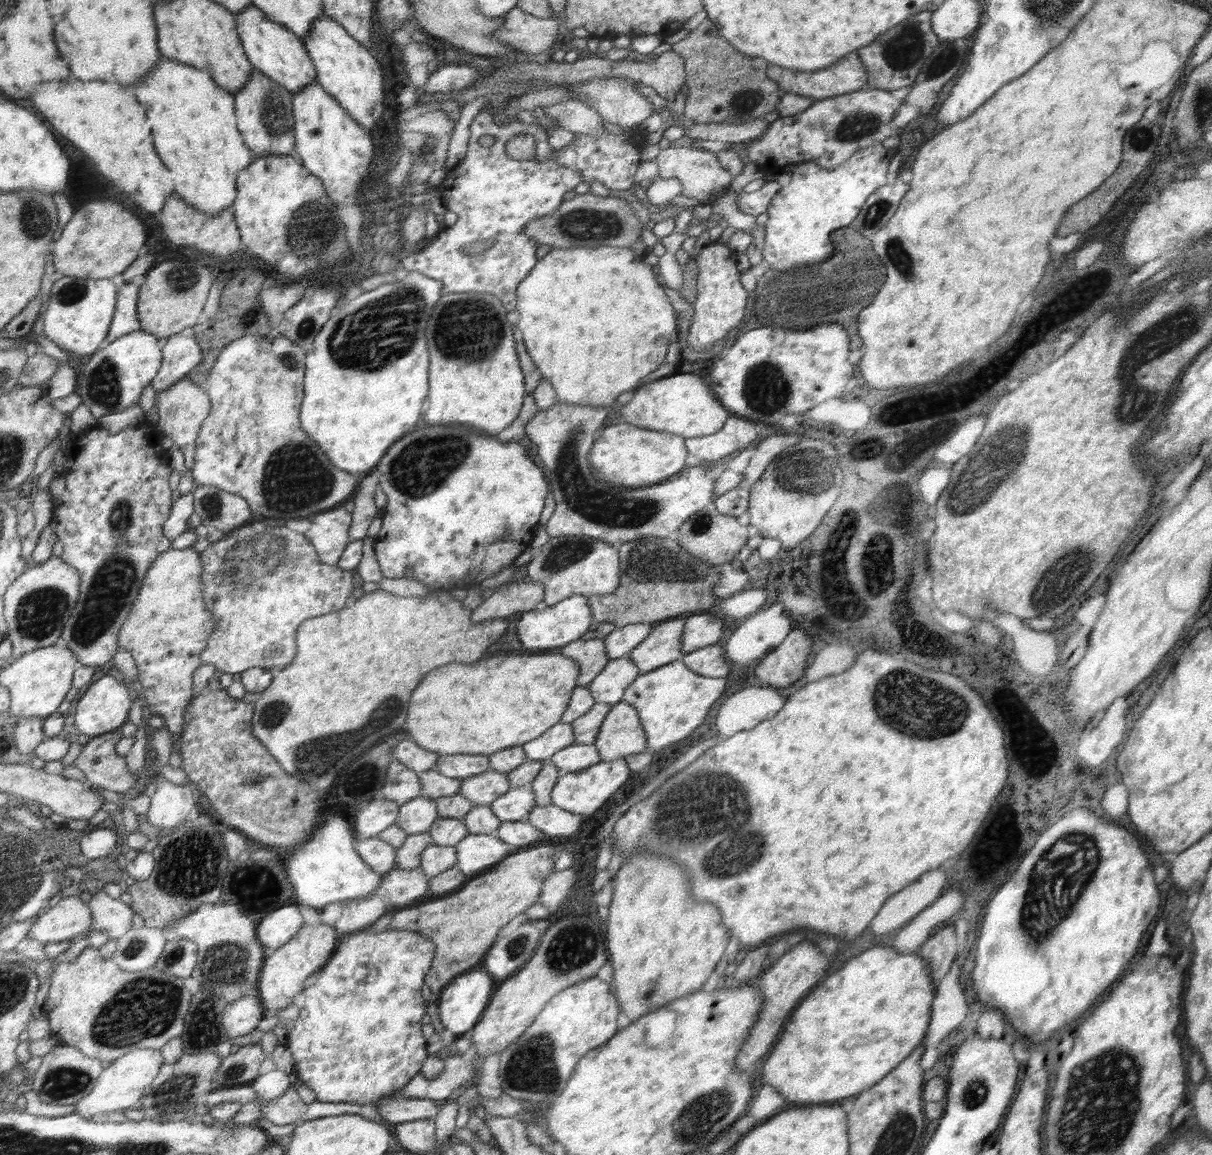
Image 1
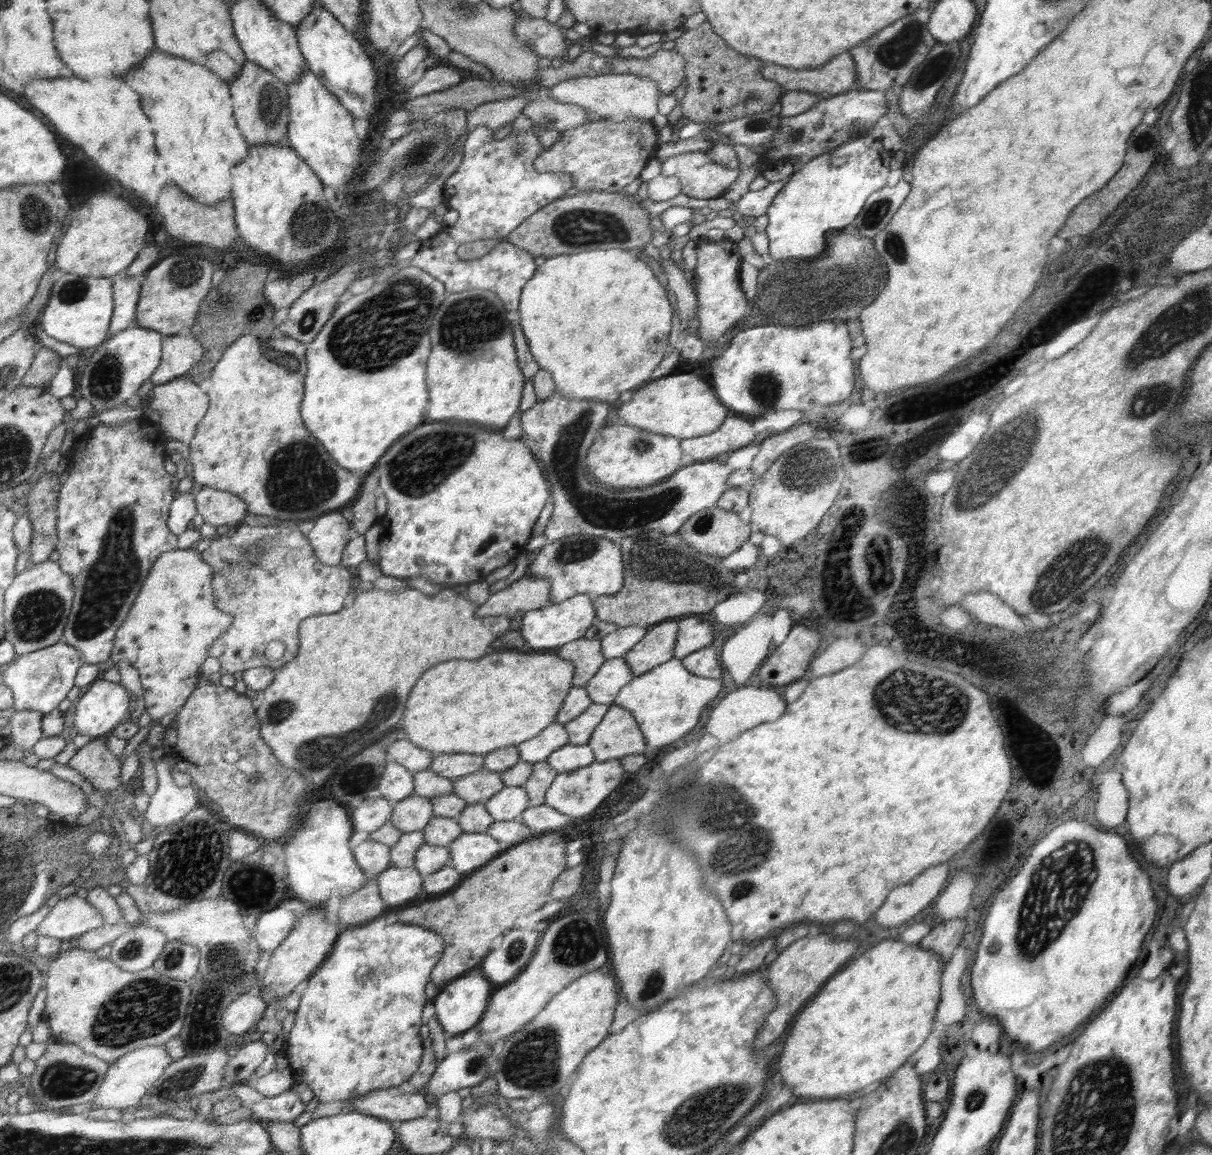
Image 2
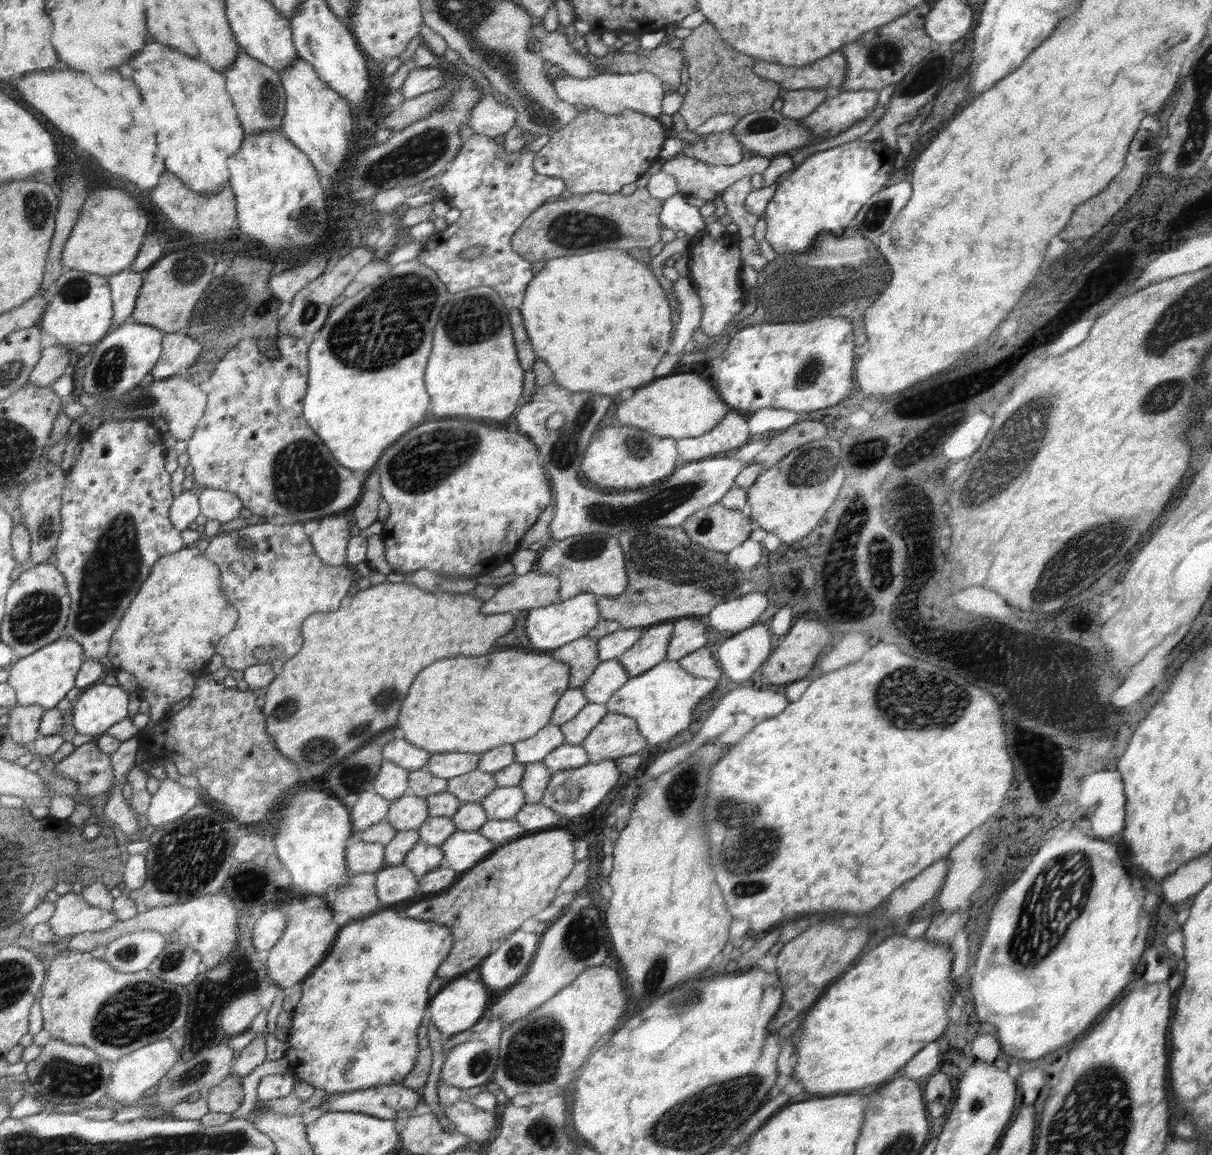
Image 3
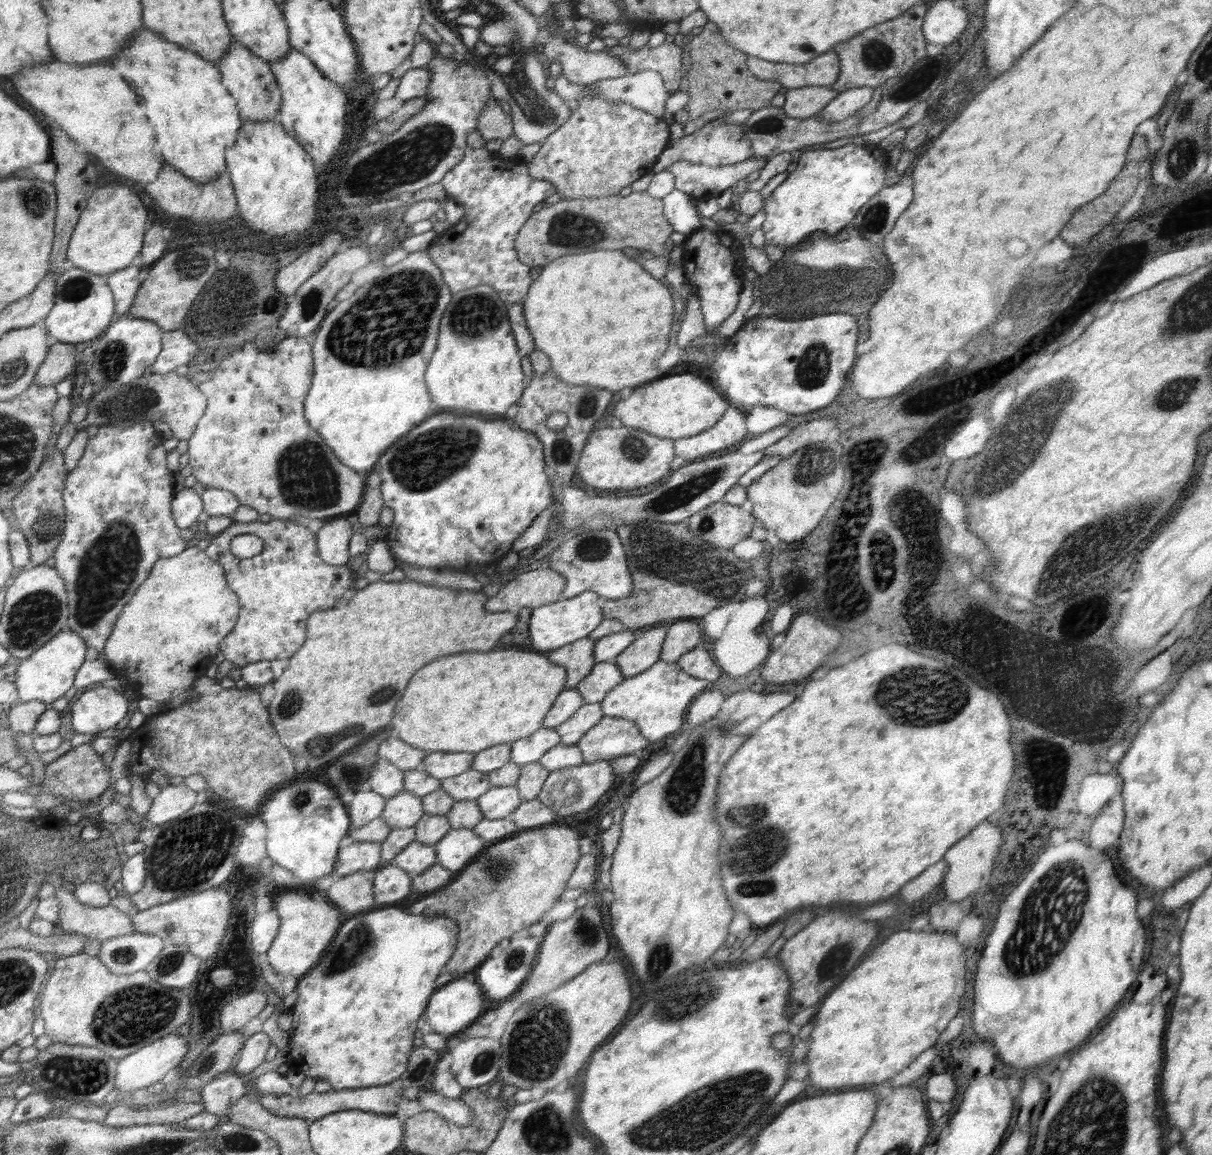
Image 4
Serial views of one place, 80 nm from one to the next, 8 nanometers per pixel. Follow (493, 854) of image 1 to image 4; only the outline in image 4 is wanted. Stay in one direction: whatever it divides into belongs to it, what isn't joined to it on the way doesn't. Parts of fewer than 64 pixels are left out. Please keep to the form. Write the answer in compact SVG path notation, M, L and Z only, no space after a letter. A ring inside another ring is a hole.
M450 829L434 845L437 851L436 864L457 874L466 868L476 853L488 846L488 842L480 838L473 829Z

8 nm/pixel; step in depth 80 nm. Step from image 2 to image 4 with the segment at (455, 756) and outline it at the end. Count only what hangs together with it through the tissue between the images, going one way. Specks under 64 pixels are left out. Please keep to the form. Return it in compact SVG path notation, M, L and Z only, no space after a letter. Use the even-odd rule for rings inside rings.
M431 752L427 753L427 758L418 769L442 780L442 778L458 776L470 770L475 756L476 753L473 752Z

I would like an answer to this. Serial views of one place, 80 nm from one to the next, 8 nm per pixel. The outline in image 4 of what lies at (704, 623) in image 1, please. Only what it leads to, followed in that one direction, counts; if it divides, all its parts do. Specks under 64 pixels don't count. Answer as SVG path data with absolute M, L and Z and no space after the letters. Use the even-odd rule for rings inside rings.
M692 619L679 620L668 627L661 658L666 662L676 662L683 654L696 649L700 642L702 642L700 626L694 624Z

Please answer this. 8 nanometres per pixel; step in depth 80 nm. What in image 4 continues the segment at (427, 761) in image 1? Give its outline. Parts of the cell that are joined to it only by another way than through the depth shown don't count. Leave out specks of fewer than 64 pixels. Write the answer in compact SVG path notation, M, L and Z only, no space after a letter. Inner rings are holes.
M396 734L381 742L377 753L380 759L389 760L403 772L418 769L427 758L426 751L410 746L410 743L404 742Z

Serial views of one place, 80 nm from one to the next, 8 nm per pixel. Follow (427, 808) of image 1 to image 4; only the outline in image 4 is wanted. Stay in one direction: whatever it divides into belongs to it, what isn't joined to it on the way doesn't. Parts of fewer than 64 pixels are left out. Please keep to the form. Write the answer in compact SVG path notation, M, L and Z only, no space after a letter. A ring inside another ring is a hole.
M404 790L387 799L381 818L393 828L413 827L424 816L421 797Z

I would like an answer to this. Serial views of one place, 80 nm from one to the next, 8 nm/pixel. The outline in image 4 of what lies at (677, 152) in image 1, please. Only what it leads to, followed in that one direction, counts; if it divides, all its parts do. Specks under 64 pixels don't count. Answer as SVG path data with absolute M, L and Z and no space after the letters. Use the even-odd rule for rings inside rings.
M753 156L736 164L710 167L696 165L690 161L678 161L670 165L666 170L675 178L675 188L684 191L692 198L702 194L714 194L718 196L734 182L746 178L750 172L761 170L767 163L768 157Z

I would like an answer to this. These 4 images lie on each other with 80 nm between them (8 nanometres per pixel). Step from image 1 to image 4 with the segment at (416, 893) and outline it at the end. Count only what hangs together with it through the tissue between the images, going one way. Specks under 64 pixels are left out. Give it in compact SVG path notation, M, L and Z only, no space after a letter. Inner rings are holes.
M392 864L375 872L374 893L375 906L374 910L384 909L386 906L408 898L414 888L412 879L407 872Z

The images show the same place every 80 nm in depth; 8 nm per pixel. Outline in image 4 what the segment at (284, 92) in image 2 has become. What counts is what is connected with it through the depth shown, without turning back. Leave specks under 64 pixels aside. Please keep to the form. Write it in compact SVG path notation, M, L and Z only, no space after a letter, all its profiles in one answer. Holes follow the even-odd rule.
M235 41L231 52L216 62L216 65L222 73L224 85L235 97L235 101L240 102L240 118L244 118L244 121L260 122L276 120L283 97L270 63L248 51L240 42Z

